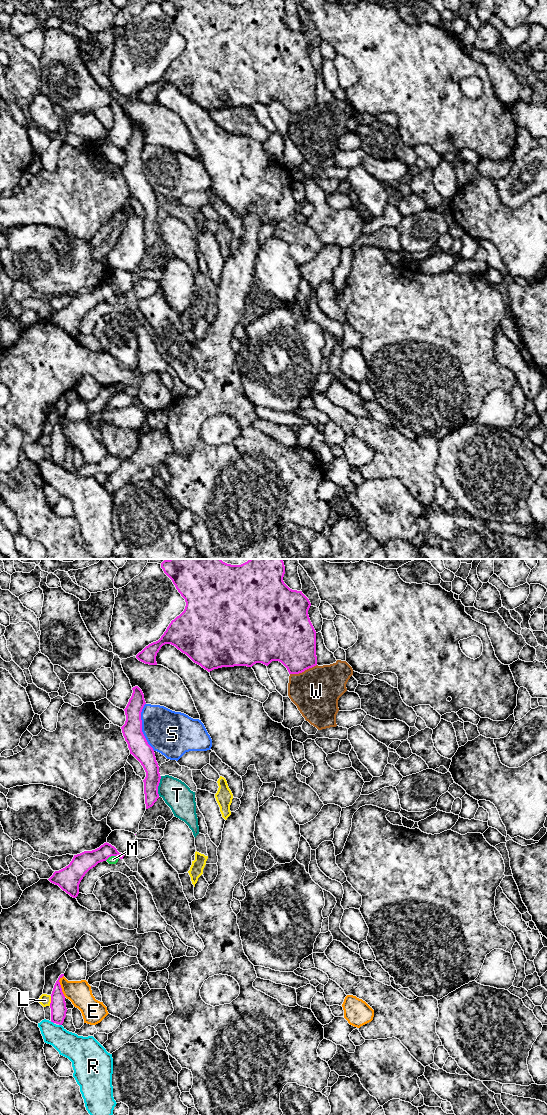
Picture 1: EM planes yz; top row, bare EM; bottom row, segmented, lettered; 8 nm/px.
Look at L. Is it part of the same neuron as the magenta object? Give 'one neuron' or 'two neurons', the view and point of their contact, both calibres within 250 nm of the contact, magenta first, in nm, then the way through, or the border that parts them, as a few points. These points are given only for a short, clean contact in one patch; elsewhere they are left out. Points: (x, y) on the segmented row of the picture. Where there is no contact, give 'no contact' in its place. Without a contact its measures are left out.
two neurons | yz (51, 1001) | 130/90 nm | along yz (51, 996), (49, 1005)

